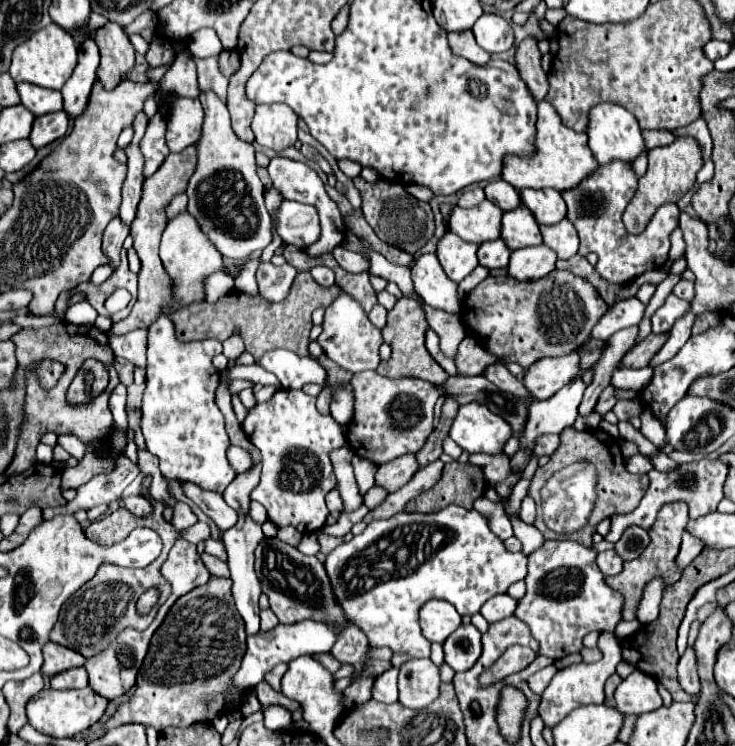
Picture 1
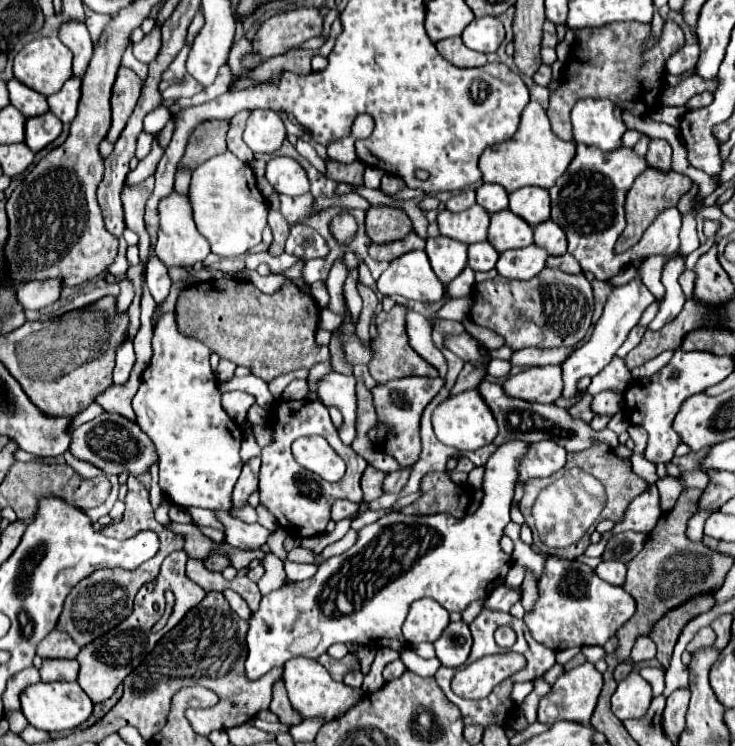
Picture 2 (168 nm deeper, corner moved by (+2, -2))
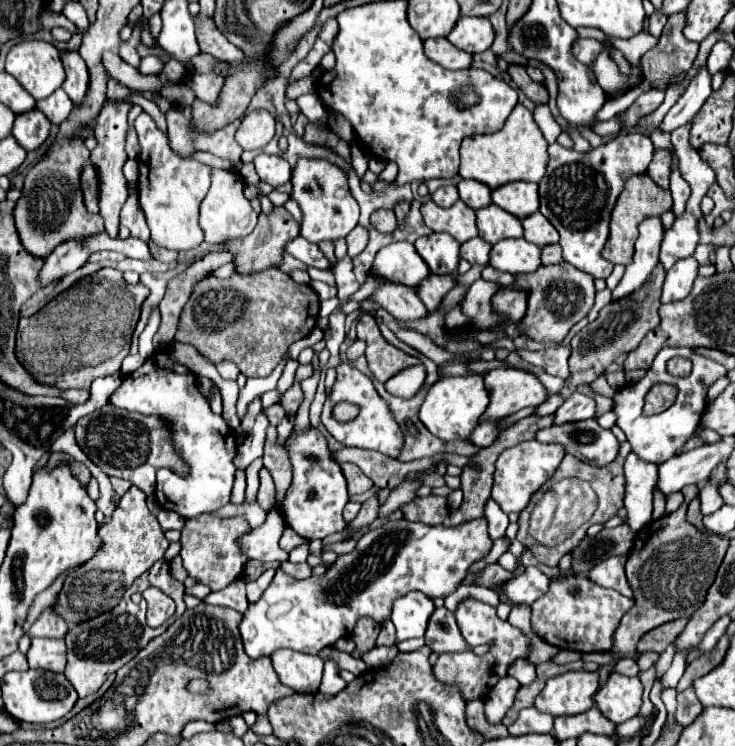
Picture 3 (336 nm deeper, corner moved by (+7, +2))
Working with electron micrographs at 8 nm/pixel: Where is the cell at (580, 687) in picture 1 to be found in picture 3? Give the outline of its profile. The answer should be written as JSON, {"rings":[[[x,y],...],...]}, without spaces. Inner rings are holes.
{"rings":[[[567,671],[547,681],[539,697],[535,697],[535,709],[559,715],[579,715],[593,707],[593,693],[599,687],[599,675],[589,671]]]}

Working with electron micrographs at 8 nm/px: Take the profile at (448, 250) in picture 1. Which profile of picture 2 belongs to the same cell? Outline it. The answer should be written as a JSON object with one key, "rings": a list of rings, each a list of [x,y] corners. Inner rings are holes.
{"rings":[[[440,235],[440,237],[428,237],[424,251],[438,279],[442,283],[450,283],[466,267],[466,261],[468,261],[466,249],[468,247],[464,243]]]}

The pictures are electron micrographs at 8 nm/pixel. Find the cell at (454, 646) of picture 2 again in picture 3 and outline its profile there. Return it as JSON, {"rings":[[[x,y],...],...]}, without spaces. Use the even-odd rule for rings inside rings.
{"rings":[[[445,607],[435,609],[433,617],[429,619],[429,627],[425,633],[425,643],[431,647],[433,653],[461,653],[467,649],[467,643],[461,635],[461,629],[455,621],[455,615]]]}

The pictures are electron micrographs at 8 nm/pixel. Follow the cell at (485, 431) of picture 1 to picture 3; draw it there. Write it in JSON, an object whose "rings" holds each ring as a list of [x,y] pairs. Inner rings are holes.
{"rings":[[[469,375],[469,377],[443,377],[437,381],[421,405],[419,419],[423,425],[443,441],[459,441],[469,439],[473,429],[479,425],[481,415],[485,413],[489,401],[487,391],[483,387],[483,375]]]}

